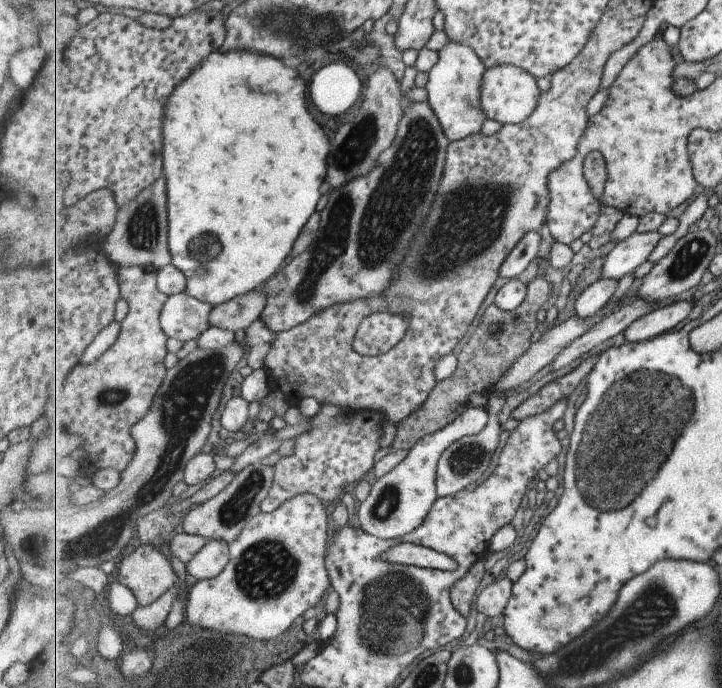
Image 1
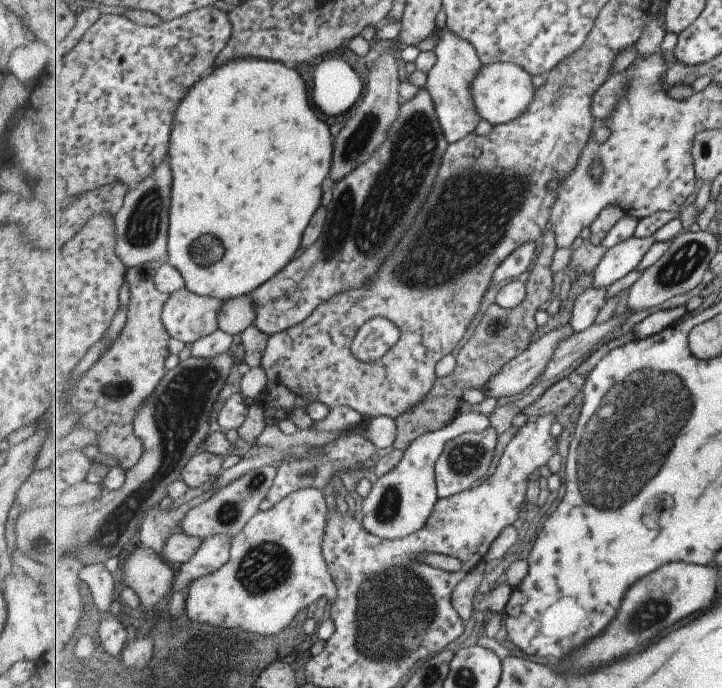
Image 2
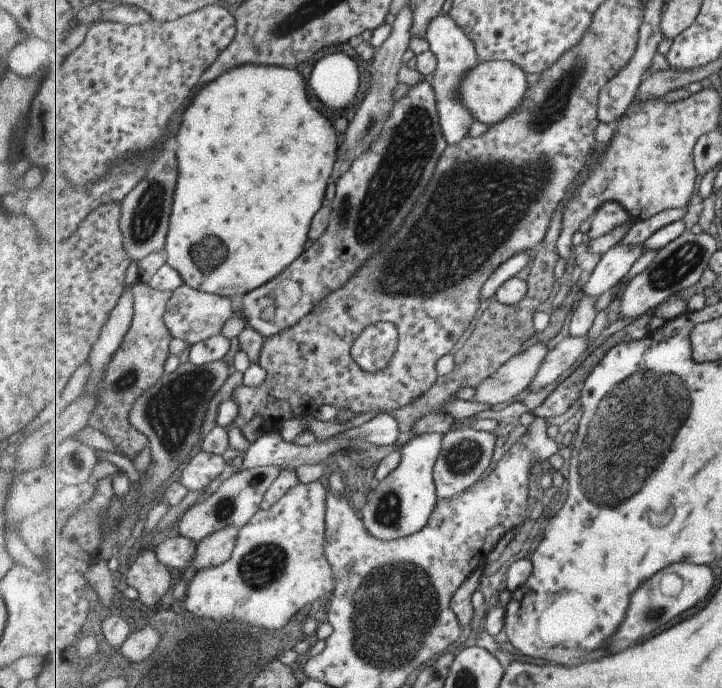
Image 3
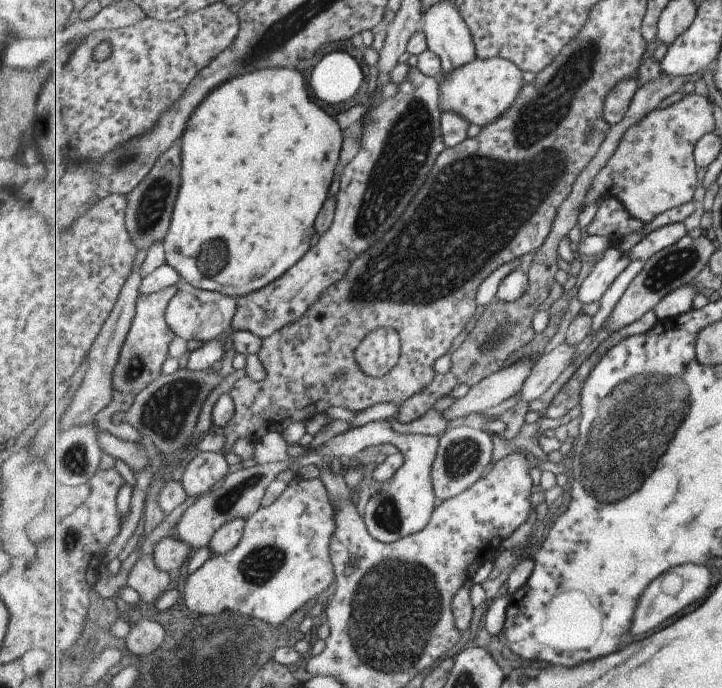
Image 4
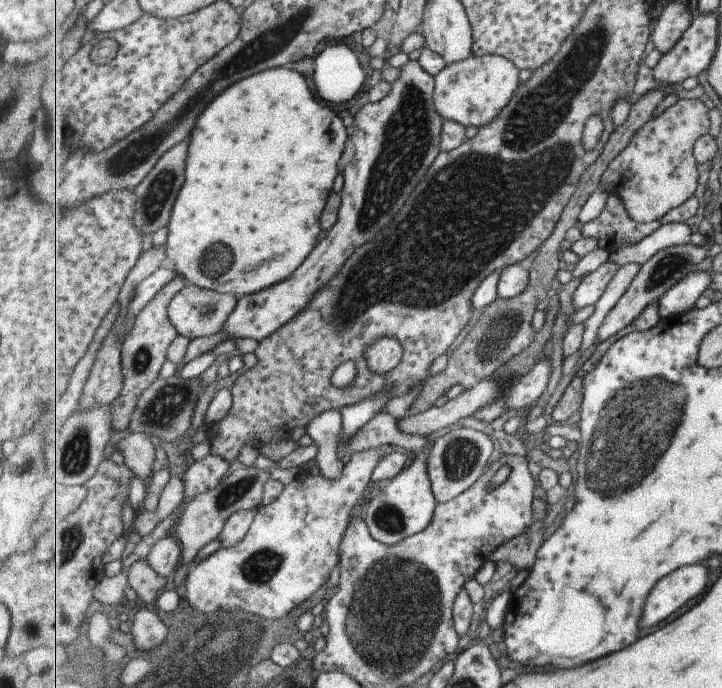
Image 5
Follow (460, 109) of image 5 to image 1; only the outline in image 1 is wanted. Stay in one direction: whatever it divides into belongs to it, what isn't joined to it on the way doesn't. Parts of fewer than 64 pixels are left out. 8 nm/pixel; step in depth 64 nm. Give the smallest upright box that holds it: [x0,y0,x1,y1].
[481,65,541,126]

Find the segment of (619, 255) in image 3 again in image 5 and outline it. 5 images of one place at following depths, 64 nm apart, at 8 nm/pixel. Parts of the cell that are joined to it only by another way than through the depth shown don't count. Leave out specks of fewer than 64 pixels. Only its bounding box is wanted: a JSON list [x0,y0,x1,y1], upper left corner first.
[572,260,620,312]

